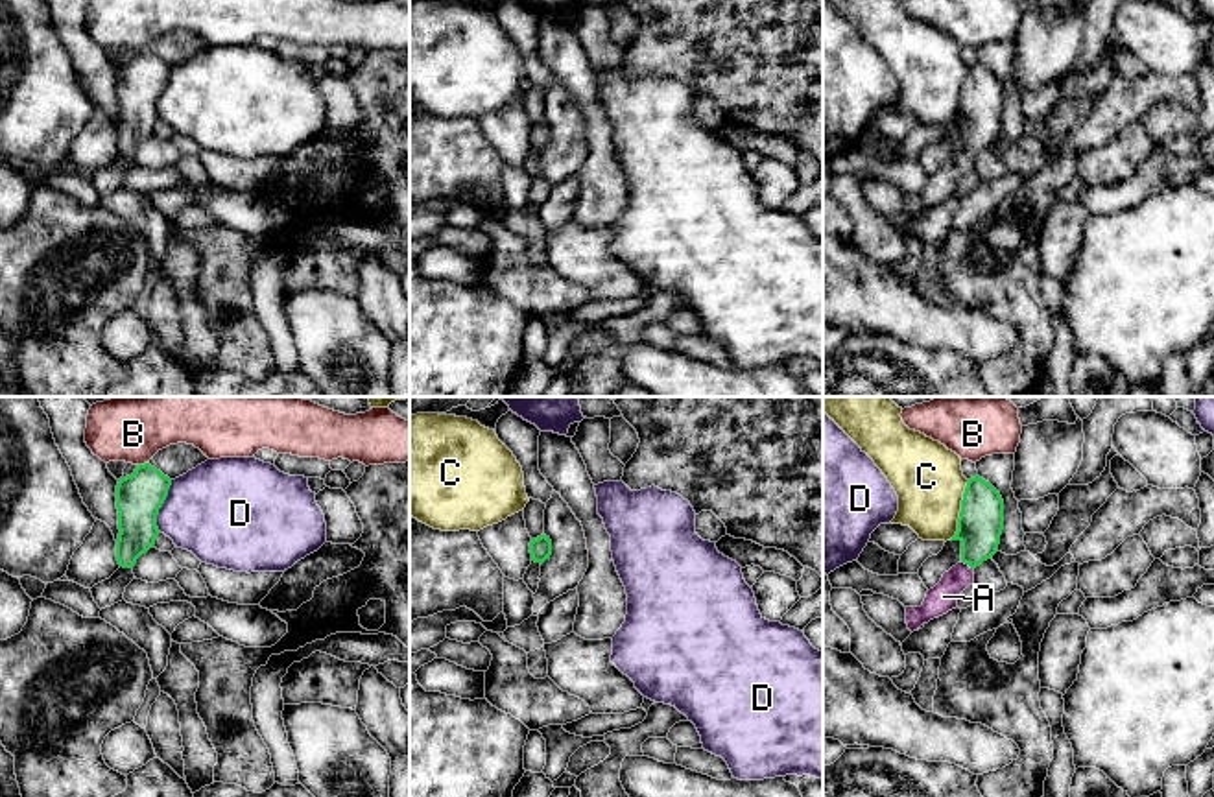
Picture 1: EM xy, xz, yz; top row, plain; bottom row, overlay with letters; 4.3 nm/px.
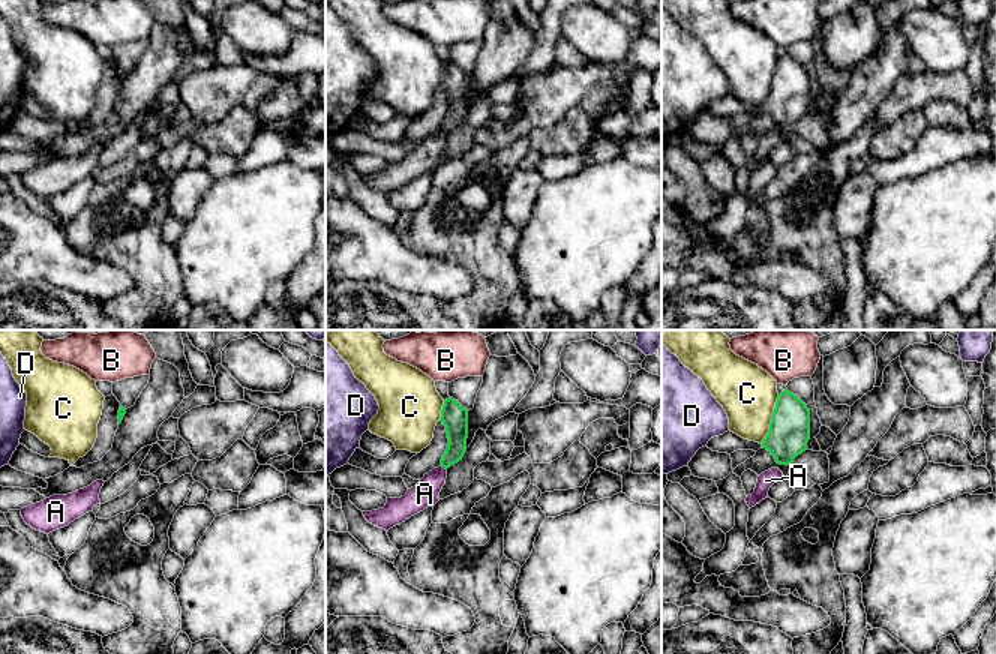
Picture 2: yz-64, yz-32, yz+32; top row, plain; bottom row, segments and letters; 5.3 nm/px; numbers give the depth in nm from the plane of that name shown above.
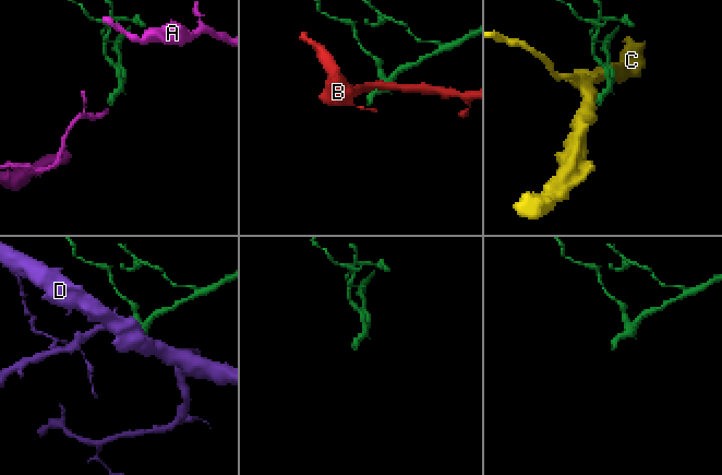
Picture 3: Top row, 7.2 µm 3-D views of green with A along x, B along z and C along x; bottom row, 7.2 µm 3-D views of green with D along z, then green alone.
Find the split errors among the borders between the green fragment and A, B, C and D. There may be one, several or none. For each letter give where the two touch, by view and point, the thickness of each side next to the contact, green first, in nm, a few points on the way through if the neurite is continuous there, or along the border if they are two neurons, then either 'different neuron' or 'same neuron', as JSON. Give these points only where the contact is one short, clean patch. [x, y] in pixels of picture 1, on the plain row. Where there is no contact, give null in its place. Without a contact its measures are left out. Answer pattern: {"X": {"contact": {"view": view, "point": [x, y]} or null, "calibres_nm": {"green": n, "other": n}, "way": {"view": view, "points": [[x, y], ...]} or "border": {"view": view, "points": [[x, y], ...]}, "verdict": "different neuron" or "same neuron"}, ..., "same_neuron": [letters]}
{"A": {"contact": {"view": "yz", "point": [967, 150]}, "calibres_nm": {"green": 200, "other": 120}, "way": {"view": "yz", "points": [[980, 109], [980, 128], [967, 150], [943, 183]]}, "verdict": "same neuron"}, "B": {"contact": {"view": "xy", "point": [144, 50]}, "calibres_nm": {"green": 200, "other": 220}, "border": {"view": "xy", "points": [[148, 48], [137, 52]]}, "verdict": "different neuron"}, "C": {"contact": {"view": "yz", "point": [962, 96]}, "calibres_nm": {"green": 200, "other": 300}, "border": {"view": "yz", "points": [[969, 67], [964, 78], [958, 117], [949, 126]]}, "verdict": "different neuron"}, "D": {"contact": {"view": "xy", "point": [161, 93]}, "calibres_nm": {"green": 200, "other": 420}, "verdict": "different neuron"}, "same_neuron": ["A"]}

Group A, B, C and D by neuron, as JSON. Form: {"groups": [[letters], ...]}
{"groups": [["A"], ["B"], ["C"], ["D"]]}

